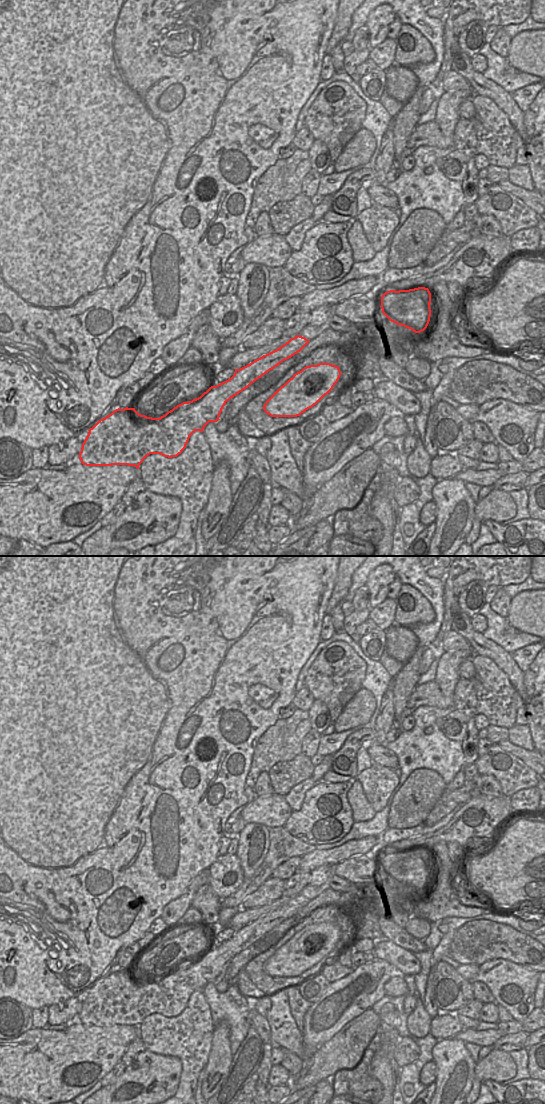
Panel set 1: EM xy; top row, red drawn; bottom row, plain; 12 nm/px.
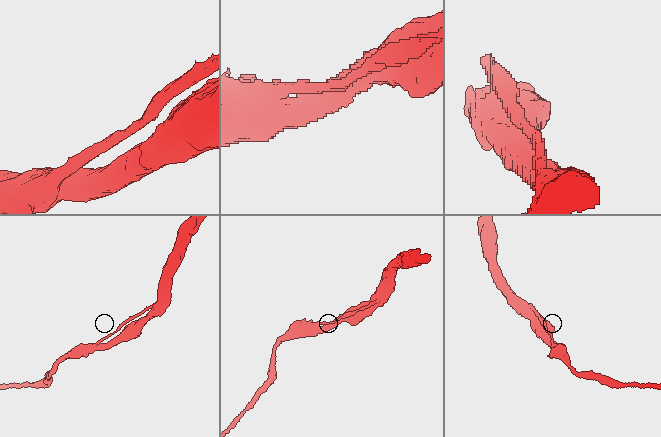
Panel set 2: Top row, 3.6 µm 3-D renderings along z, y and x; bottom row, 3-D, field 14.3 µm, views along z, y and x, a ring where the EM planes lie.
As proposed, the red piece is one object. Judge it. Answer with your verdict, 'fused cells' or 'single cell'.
single cell

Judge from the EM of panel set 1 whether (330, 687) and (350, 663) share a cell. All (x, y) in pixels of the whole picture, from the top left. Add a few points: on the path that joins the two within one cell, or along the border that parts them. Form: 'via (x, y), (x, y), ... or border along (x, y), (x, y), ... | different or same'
via (331, 680), (343, 670) | same

